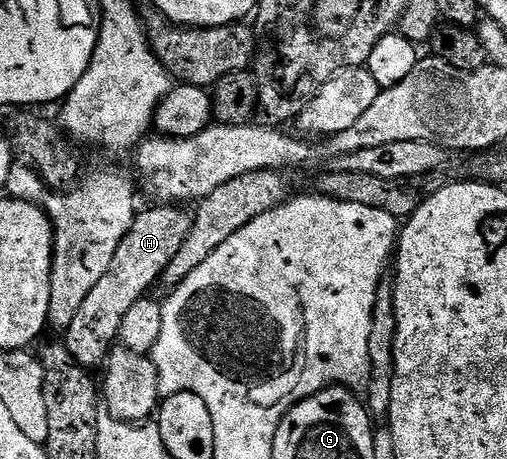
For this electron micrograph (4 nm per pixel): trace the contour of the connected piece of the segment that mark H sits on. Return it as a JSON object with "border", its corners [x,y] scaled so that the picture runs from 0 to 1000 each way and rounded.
{"border":[[[302,444],[296,458],[280,455],[268,466],[254,486],[250,514],[243,514],[219,566],[205,573],[203,586],[189,599],[191,617],[170,636],[168,651],[154,662],[152,678],[146,680],[144,695],[138,697],[136,712],[128,719],[124,752],[136,760],[146,784],[170,806],[183,810],[189,808],[189,797],[209,795],[219,771],[215,760],[221,758],[223,745],[227,754],[237,739],[243,697],[250,691],[250,680],[258,680],[258,671],[266,671],[266,662],[274,662],[274,654],[300,634],[294,632],[300,623],[308,625],[316,617],[320,593],[337,575],[337,566],[345,566],[353,540],[361,540],[361,523],[369,523],[381,497],[375,460],[365,458],[371,455],[349,444]]]}

